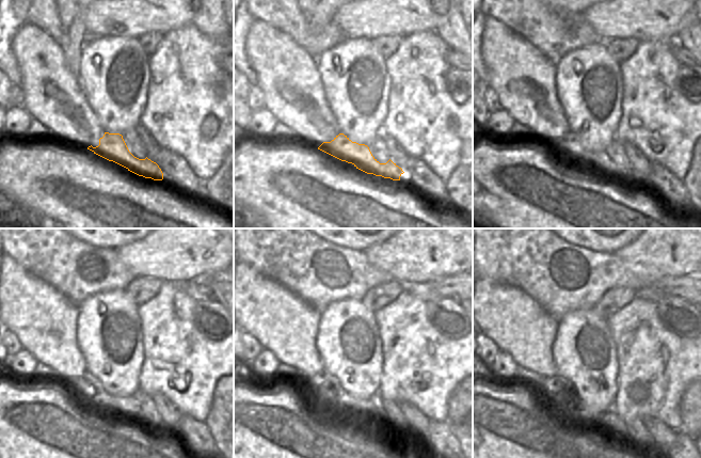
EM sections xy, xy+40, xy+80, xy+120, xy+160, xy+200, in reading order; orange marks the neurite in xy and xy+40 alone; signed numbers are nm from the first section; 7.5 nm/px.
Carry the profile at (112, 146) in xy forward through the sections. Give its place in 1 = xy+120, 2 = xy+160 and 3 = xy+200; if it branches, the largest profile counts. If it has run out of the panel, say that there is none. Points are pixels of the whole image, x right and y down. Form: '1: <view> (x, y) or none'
1: xy+120 (126, 406)
2: xy+160 (373, 407)
3: xy+200 (568, 382)

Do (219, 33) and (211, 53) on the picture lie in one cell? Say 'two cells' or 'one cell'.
two cells

